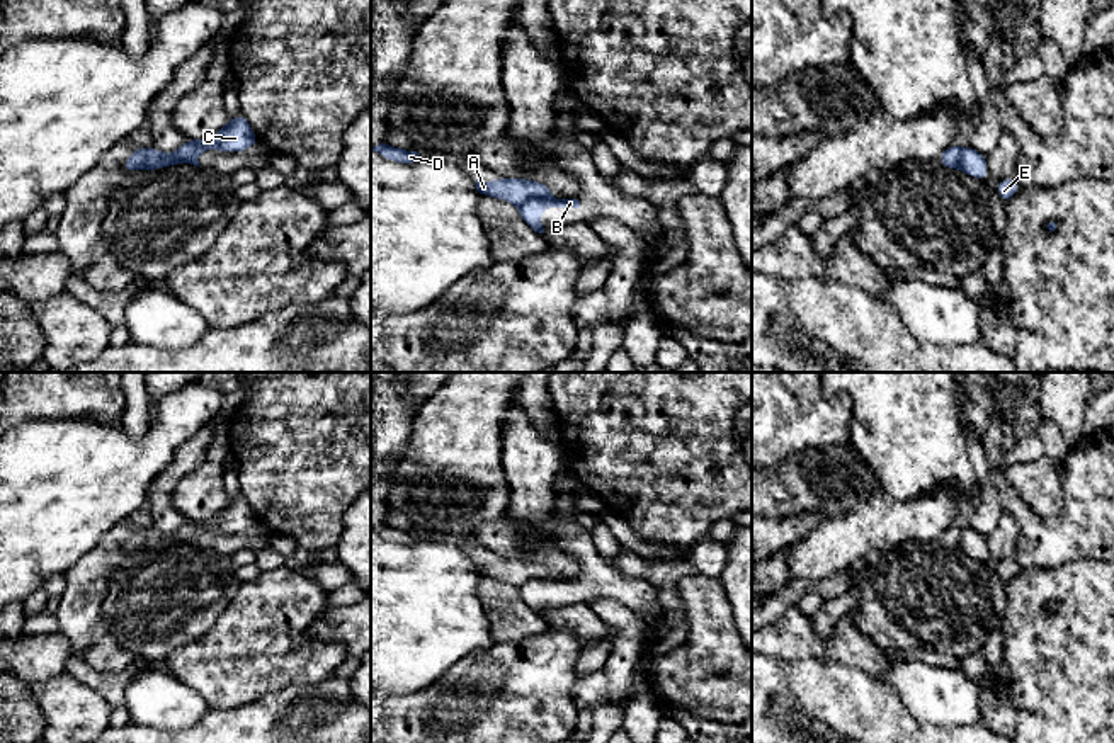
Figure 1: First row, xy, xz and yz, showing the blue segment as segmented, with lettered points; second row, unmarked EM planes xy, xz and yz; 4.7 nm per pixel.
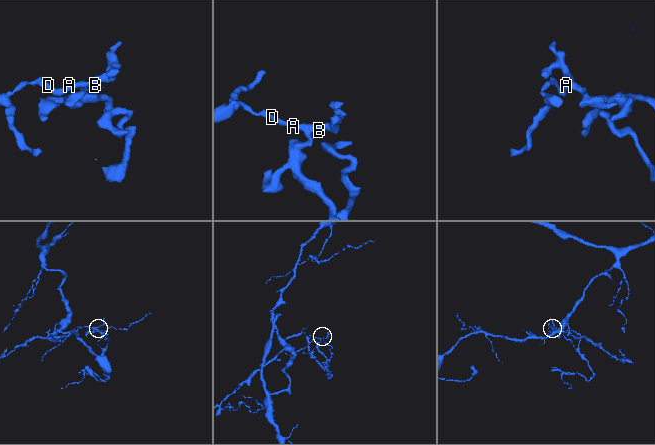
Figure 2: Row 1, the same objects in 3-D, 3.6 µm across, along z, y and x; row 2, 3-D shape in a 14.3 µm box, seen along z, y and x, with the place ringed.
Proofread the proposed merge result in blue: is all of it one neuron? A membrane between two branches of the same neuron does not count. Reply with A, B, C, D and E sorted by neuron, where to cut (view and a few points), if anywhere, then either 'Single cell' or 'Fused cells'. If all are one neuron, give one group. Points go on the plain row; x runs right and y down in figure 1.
Groups: A C D / B E. Split along xz (551, 578), (531, 578), (517, 587). Fused cells

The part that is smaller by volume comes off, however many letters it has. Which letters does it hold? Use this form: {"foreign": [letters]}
{"foreign": ["B", "E"]}

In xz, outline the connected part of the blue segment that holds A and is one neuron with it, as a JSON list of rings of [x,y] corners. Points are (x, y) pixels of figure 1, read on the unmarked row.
[[[497,559],[492,563],[476,561],[475,568],[485,578],[498,578],[517,588],[531,580],[553,580],[548,566],[529,559]]]

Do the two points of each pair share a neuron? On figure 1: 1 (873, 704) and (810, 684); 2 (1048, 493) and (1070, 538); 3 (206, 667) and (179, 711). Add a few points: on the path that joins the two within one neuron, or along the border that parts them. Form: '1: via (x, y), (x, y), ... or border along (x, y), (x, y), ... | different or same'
1: via (858, 704), (830, 704), (825, 699) | same
2: border along (1058, 471), (1063, 507), (1043, 519) | different
3: border along (165, 669), (191, 687), (211, 709) | different

